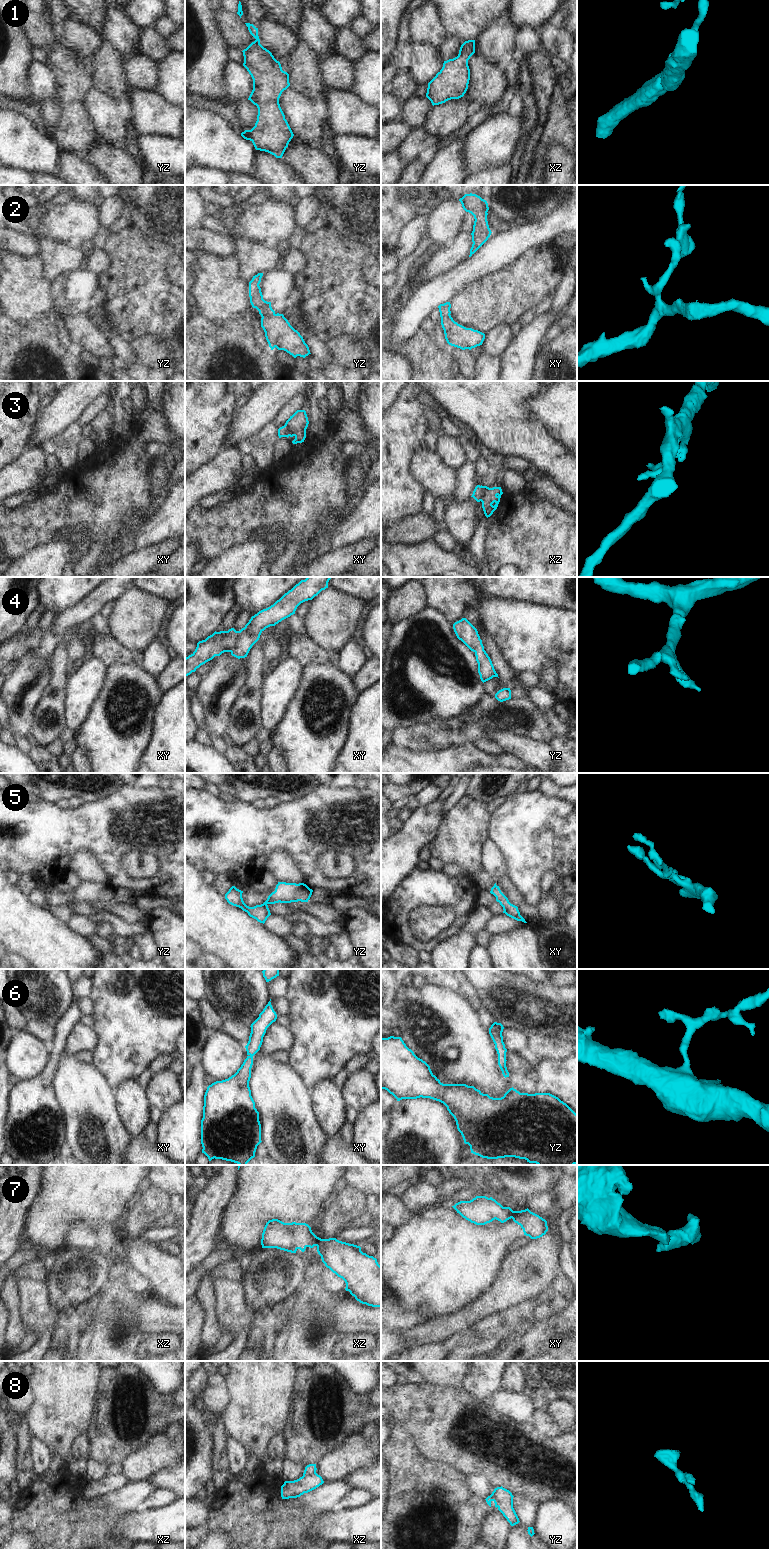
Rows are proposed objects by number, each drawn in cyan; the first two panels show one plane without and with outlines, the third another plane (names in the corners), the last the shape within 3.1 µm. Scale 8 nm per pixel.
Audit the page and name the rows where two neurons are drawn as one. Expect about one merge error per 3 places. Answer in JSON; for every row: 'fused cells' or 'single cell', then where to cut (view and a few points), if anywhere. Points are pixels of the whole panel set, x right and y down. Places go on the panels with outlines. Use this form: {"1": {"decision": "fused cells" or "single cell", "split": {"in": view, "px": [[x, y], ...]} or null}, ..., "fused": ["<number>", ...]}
{"1": {"decision": "single cell", "split": null}, "2": {"decision": "single cell", "split": null}, "3": {"decision": "fused cells", "split": {"in": "xz", "px": [[483, 486], [480, 500]]}}, "4": {"decision": "single cell", "split": null}, "5": {"decision": "single cell", "split": null}, "6": {"decision": "single cell", "split": null}, "7": {"decision": "fused cells", "split": {"in": "xz", "px": [[318, 1237], [315, 1245]]}}, "8": {"decision": "fused cells", "split": {"in": "yz", "px": [[494, 1490], [498, 1506]]}}, "fused": ["3", "7", "8"]}

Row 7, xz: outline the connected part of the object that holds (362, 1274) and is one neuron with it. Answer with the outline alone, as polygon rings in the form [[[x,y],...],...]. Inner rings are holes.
[[[318,1237],[316,1246],[325,1266],[345,1281],[346,1291],[349,1291],[362,1304],[381,1308],[381,1266],[376,1258],[363,1253],[360,1246],[342,1242],[336,1238]]]

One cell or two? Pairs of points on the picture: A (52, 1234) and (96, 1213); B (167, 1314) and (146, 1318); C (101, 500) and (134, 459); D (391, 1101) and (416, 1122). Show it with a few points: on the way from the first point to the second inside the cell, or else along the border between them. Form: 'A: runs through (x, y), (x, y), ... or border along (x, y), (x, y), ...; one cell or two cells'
A: runs through (60, 1222), (70, 1212), (84, 1212); one cell
B: runs through (162, 1317), (151, 1317); one cell
C: runs through (103, 490), (124, 469); one cell
D: border along (398, 1101), (391, 1112); two cells

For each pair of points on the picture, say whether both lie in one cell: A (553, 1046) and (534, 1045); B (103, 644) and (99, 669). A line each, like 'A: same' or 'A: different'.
A: same
B: different

